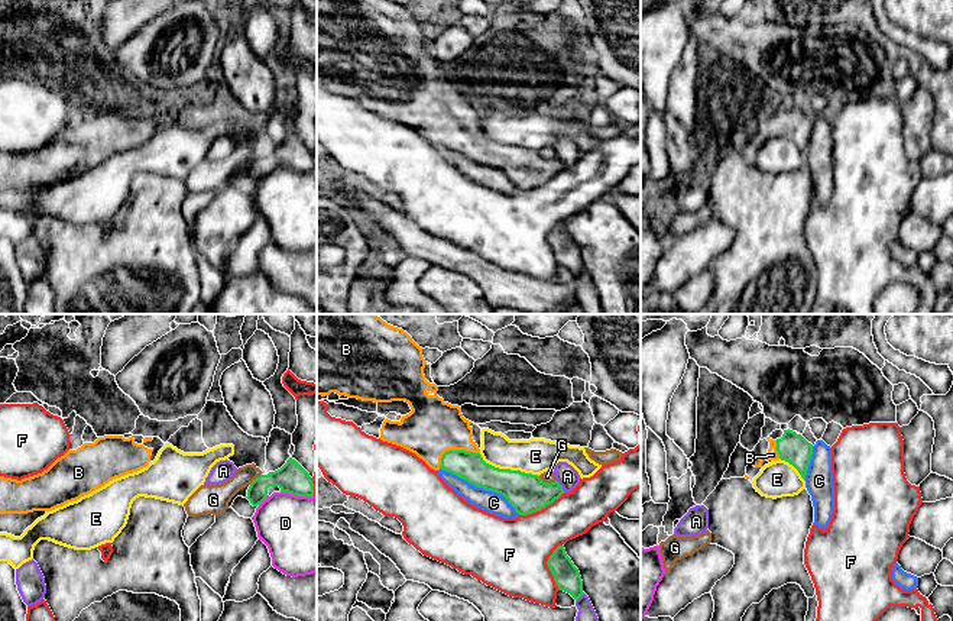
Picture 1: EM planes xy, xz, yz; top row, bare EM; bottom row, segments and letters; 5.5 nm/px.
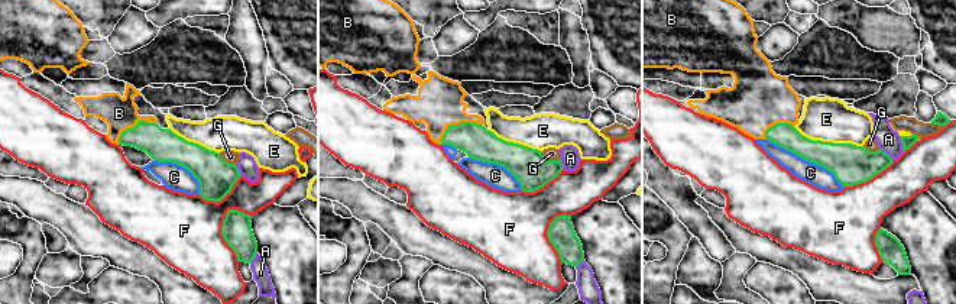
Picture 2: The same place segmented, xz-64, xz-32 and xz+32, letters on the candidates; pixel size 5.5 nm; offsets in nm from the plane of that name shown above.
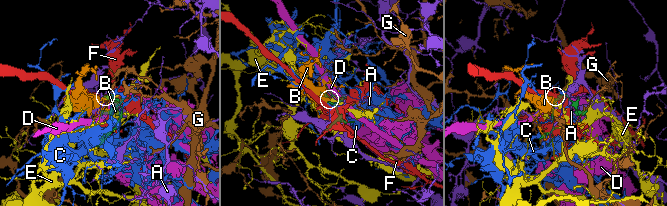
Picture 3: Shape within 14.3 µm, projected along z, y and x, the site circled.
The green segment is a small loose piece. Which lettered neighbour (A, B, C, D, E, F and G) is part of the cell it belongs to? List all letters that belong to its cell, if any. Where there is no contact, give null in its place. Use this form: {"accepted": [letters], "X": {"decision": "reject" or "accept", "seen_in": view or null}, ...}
{"accepted": ["B"], "A": {"decision": "reject", "seen_in": "xz"}, "B": {"decision": "accept", "seen_in": "xz"}, "C": {"decision": "reject", "seen_in": "xz"}, "D": {"decision": "reject", "seen_in": "xy"}, "E": {"decision": "reject", "seen_in": "xz"}, "F": {"decision": "reject", "seen_in": "xz"}, "G": {"decision": "reject", "seen_in": "xz"}}

